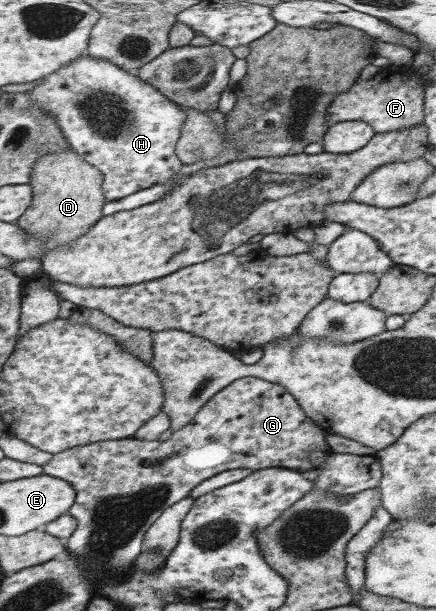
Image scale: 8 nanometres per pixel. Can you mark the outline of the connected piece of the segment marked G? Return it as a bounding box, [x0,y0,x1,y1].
[44,375,331,589]

